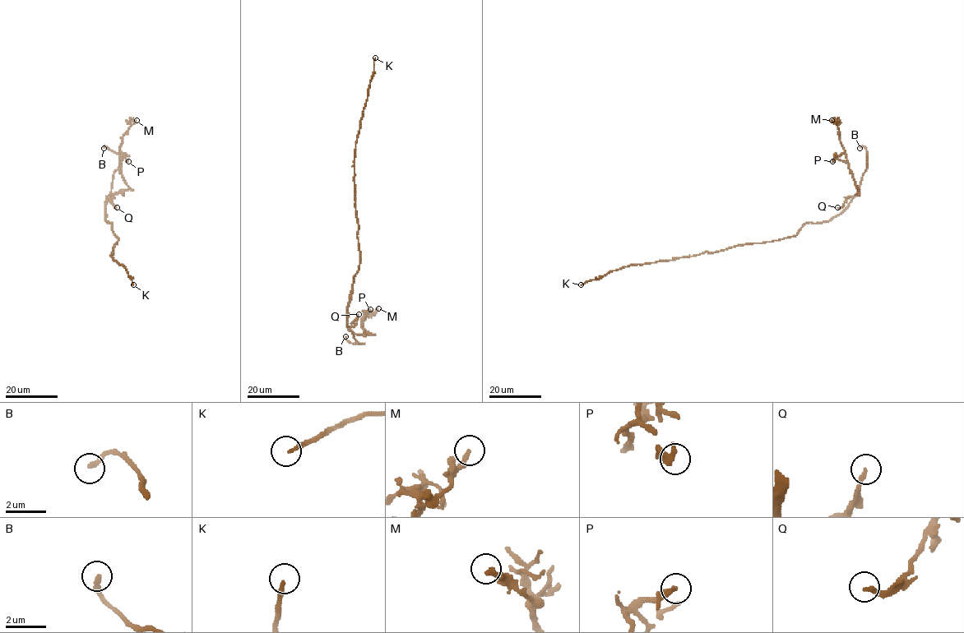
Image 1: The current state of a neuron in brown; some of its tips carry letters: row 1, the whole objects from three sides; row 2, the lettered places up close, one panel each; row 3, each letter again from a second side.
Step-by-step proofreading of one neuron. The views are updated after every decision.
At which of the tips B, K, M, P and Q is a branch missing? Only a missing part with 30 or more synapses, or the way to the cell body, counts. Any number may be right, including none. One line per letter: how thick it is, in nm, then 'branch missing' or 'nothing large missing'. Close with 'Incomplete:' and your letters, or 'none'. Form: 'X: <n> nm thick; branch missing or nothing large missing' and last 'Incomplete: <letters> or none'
B: 240 nm thick; branch missing
K: 190 nm thick; branch missing
M: 240 nm thick; nothing large missing
P: 360 nm thick; nothing large missing
Q: 180 nm thick; nothing large missing
Incomplete: B, K

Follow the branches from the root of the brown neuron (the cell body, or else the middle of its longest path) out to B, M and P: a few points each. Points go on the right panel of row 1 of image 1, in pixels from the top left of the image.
B: (773, 241), (794, 236), (807, 223), (828, 221), (847, 207), (867, 168), (867, 150), (863, 145), (859, 148)
M: (773, 241), (794, 236), (807, 223), (828, 221), (840, 214), (857, 193), (839, 128), (831, 120)
P: (773, 241), (794, 236), (807, 223), (828, 221), (840, 214), (857, 193), (849, 165), (836, 157), (832, 161)

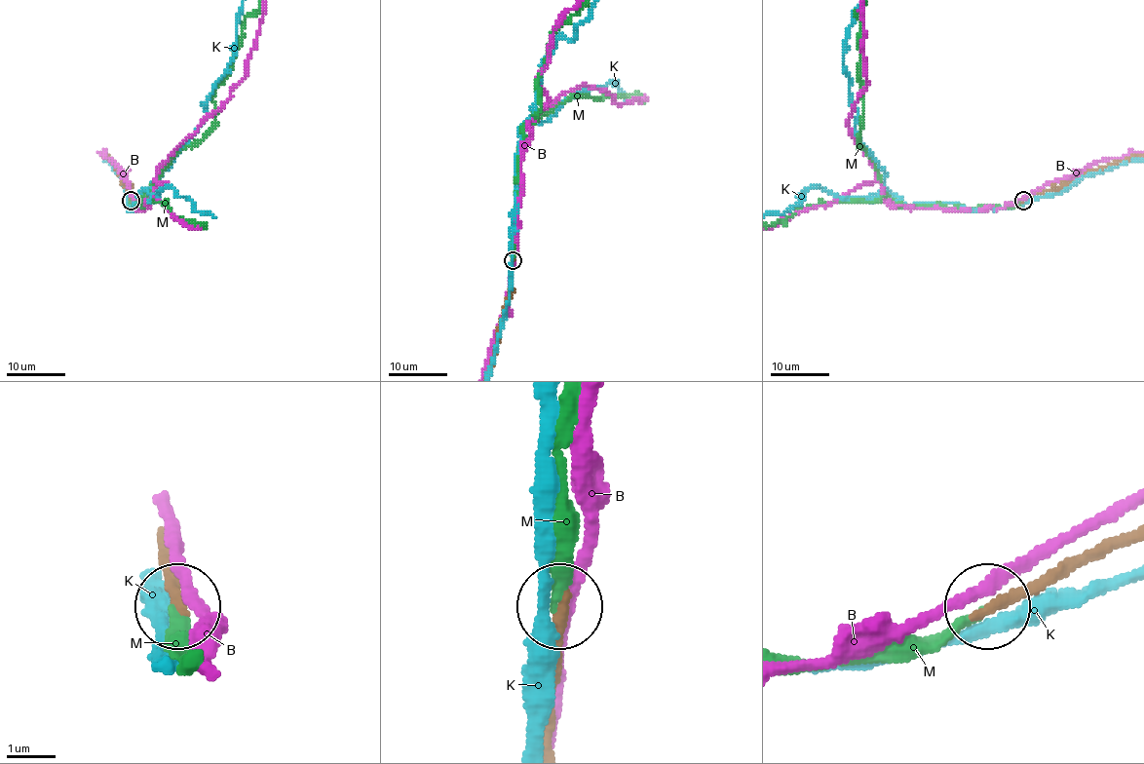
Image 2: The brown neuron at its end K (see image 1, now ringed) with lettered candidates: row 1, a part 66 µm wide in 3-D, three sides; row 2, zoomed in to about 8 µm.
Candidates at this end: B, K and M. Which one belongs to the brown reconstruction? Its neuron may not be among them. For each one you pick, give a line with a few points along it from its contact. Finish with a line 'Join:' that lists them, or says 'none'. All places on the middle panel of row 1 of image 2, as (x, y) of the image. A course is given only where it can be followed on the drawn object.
M: it runs (513, 260), (522, 129), (564, 101), (637, 95), (633, 157), (611, 206), (628, 205), (608, 197)
Join: M

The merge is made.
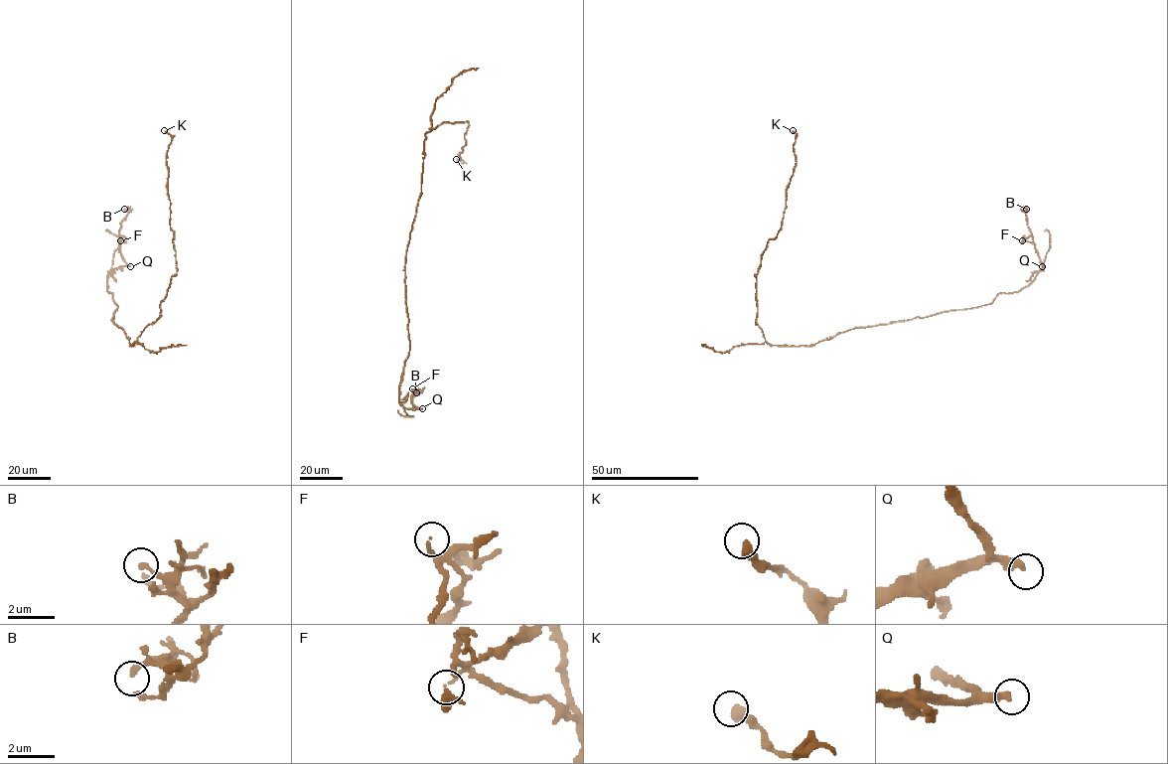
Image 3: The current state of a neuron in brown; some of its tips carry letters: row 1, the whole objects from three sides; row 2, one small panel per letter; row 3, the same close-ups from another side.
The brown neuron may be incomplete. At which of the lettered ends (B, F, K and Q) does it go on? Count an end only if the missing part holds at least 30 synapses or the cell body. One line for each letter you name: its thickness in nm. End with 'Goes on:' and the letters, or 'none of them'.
Q: Thickness 360 nm
Goes on: Q

